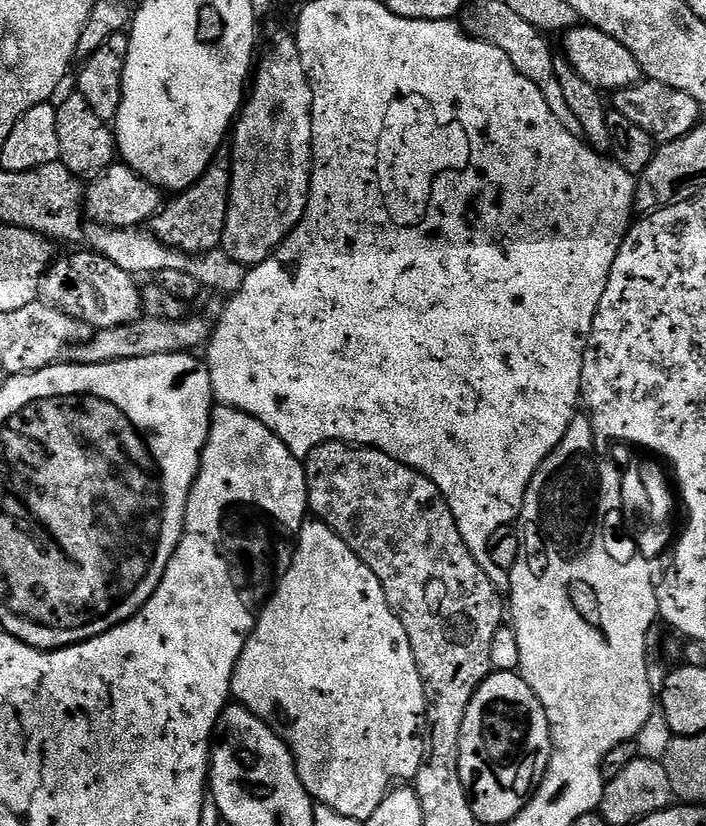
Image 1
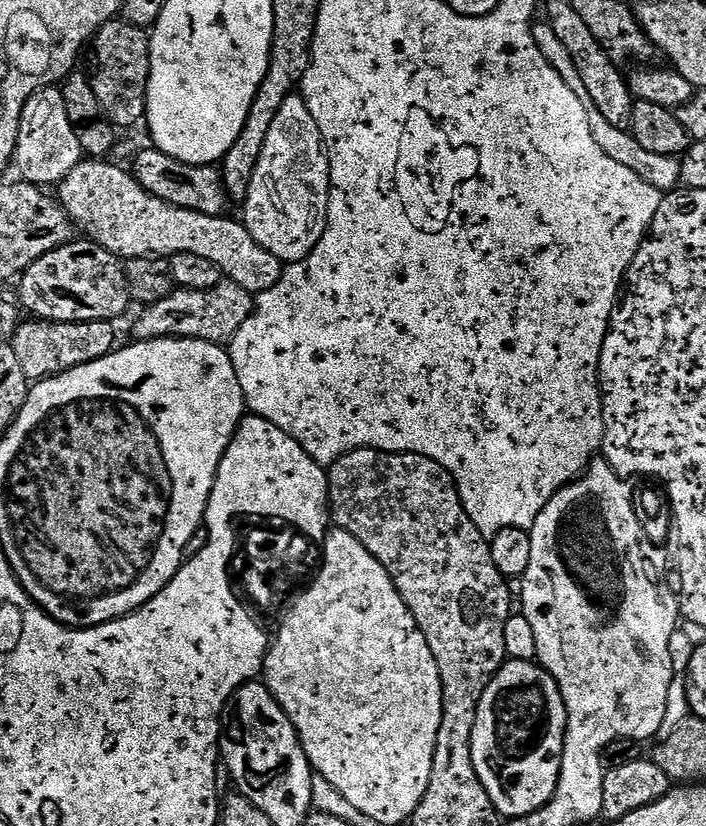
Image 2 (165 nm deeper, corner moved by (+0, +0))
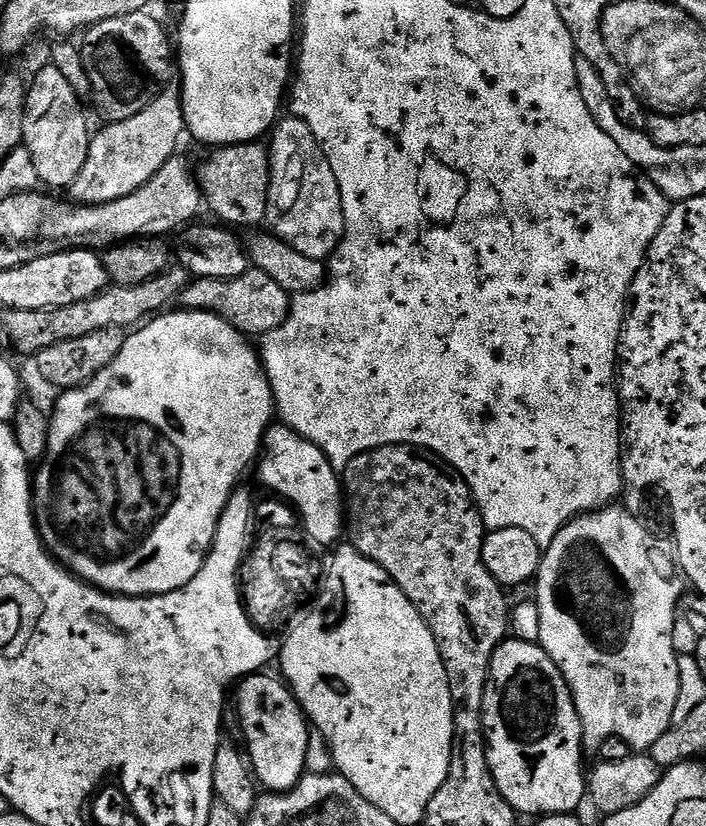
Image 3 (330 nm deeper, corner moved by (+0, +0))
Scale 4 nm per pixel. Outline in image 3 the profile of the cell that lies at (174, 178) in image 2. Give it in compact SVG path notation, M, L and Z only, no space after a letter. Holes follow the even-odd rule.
M263 143L229 144L215 149L213 156L208 156L195 169L196 181L200 183L200 195L203 203L217 216L217 221L228 226L237 224L240 228L252 228L263 225L268 218L268 195L270 194L270 158Z

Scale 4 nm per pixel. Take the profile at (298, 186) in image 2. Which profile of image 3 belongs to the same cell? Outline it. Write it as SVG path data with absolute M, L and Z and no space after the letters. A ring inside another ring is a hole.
M285 115L271 129L271 136L272 141L266 144L270 158L267 227L273 236L294 246L306 258L327 261L344 236L344 211L334 170L330 170L330 162L310 126L297 116Z

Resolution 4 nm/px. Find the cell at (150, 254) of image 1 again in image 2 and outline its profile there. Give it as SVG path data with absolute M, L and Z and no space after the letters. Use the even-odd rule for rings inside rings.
M84 158L79 164L59 181L60 196L58 203L77 229L80 228L85 237L104 248L117 258L169 258L178 254L197 255L212 264L217 273L225 272L227 279L233 284L242 286L249 294L259 294L273 283L272 264L274 258L262 246L258 246L250 238L243 223L239 219L227 220L224 214L207 216L194 210L186 210L182 206L174 206L170 202L162 202L162 198L154 198L146 189L137 183L129 171L116 164L107 164L104 158Z

